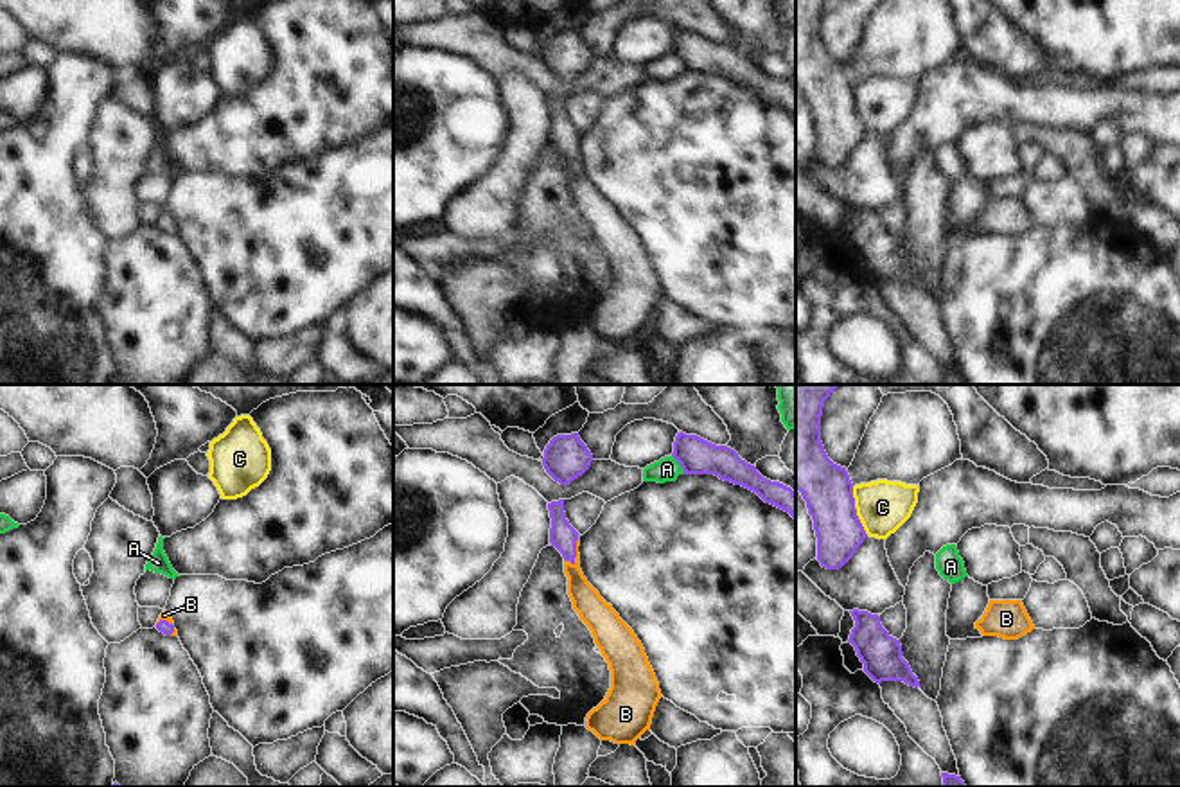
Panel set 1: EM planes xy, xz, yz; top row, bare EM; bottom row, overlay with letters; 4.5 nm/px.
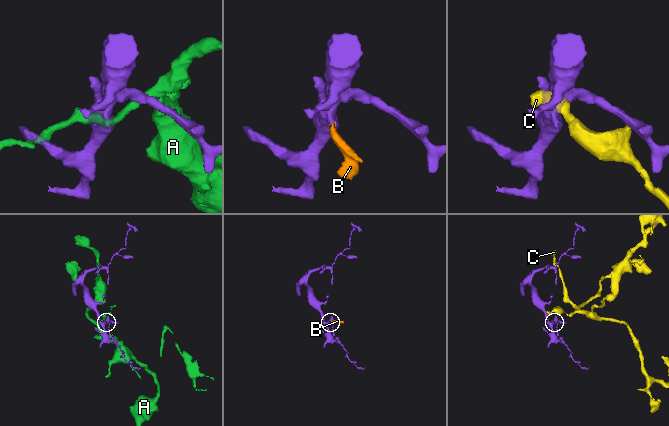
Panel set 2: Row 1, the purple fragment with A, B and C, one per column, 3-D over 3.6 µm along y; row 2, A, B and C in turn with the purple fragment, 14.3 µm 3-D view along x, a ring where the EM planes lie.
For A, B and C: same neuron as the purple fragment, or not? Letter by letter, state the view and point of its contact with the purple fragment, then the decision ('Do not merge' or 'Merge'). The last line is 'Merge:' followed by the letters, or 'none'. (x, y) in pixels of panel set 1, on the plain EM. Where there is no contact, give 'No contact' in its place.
A: Touches purple at xz (679, 60). Do not merge
B: Touches purple at xz (575, 148). Merge
C: Touches purple at yz (855, 108). Do not merge
Merge: B

